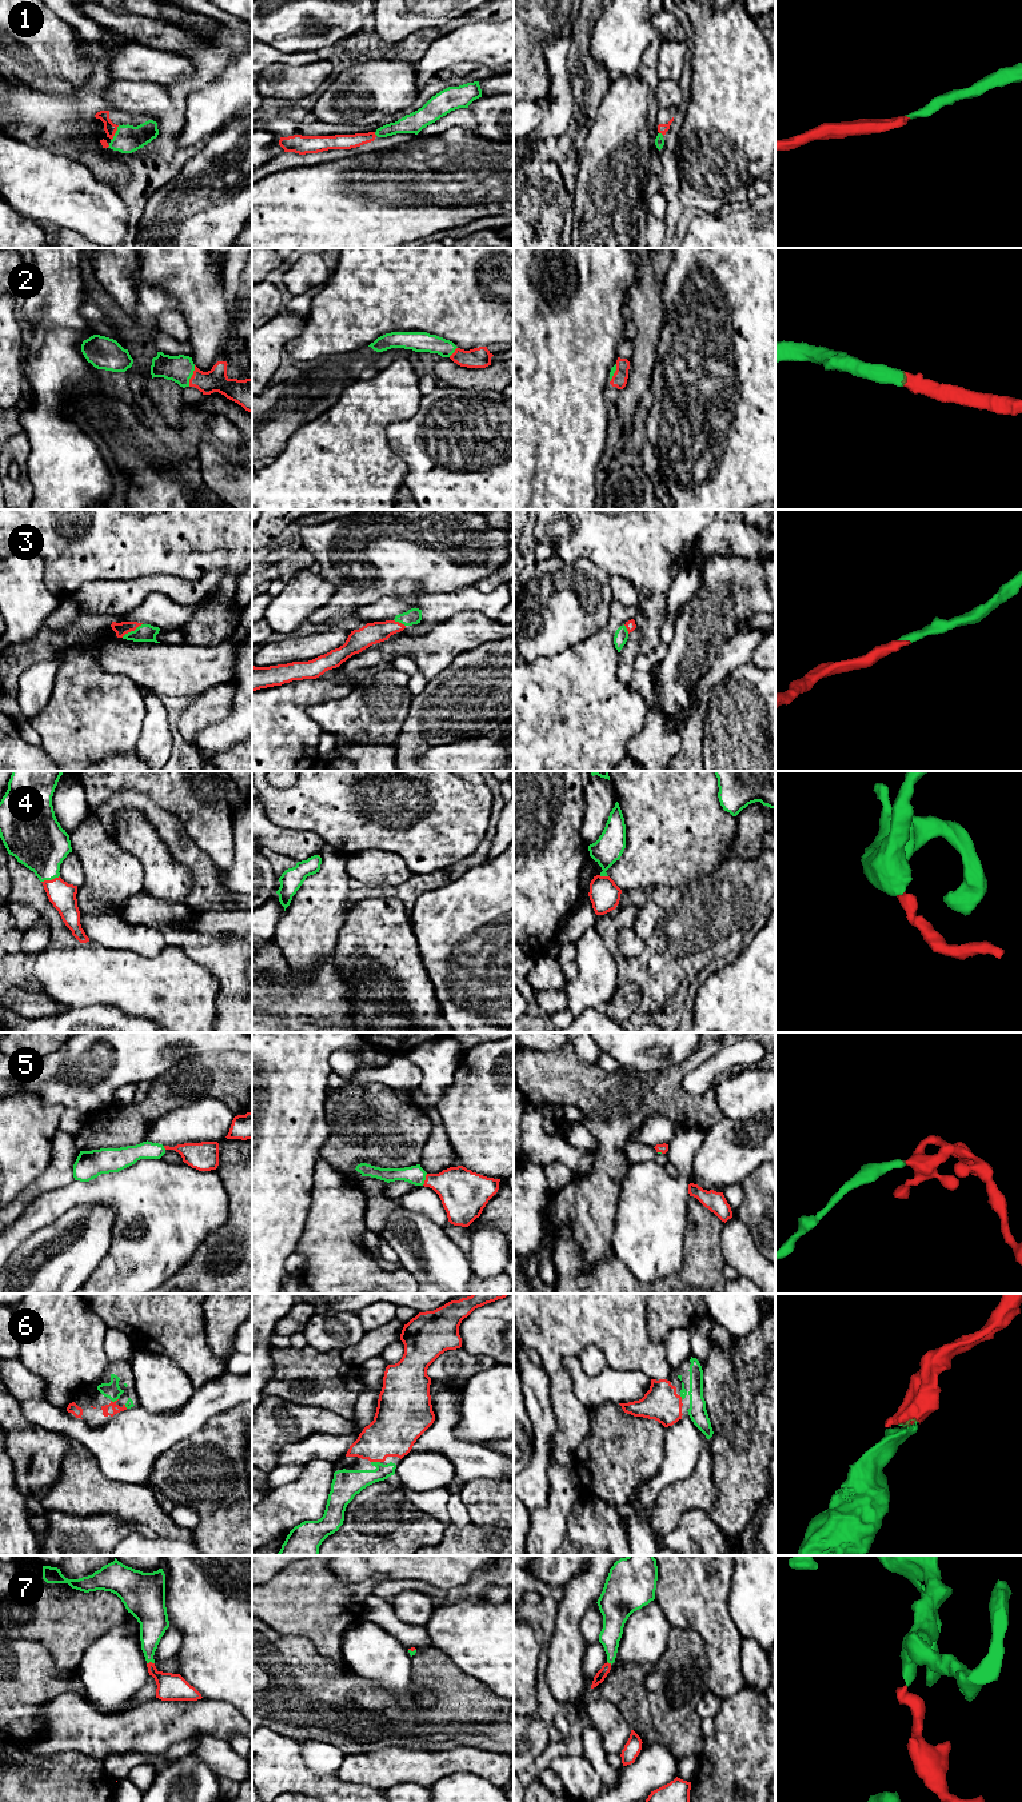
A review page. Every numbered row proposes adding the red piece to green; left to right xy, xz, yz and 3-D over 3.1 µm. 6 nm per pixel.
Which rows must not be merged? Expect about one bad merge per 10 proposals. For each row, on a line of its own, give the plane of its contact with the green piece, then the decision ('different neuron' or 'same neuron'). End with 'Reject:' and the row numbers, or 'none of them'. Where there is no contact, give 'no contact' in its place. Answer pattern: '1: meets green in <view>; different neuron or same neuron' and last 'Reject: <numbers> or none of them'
1: meets green in xy; same neuron
2: meets green in xy; same neuron
3: meets green in xy; same neuron
4: meets green in xy; same neuron
5: meets green in xz; same neuron
6: meets green in xz; same neuron
7: meets green in xy; same neuron
Reject: none of them

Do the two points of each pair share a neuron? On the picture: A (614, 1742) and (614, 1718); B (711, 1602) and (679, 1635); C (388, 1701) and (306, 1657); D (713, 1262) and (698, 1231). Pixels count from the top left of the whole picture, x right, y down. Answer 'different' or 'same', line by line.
A: same
B: different
C: same
D: same

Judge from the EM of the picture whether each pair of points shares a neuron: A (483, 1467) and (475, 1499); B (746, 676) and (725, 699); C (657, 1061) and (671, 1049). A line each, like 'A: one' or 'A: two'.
A: two
B: one
C: one

